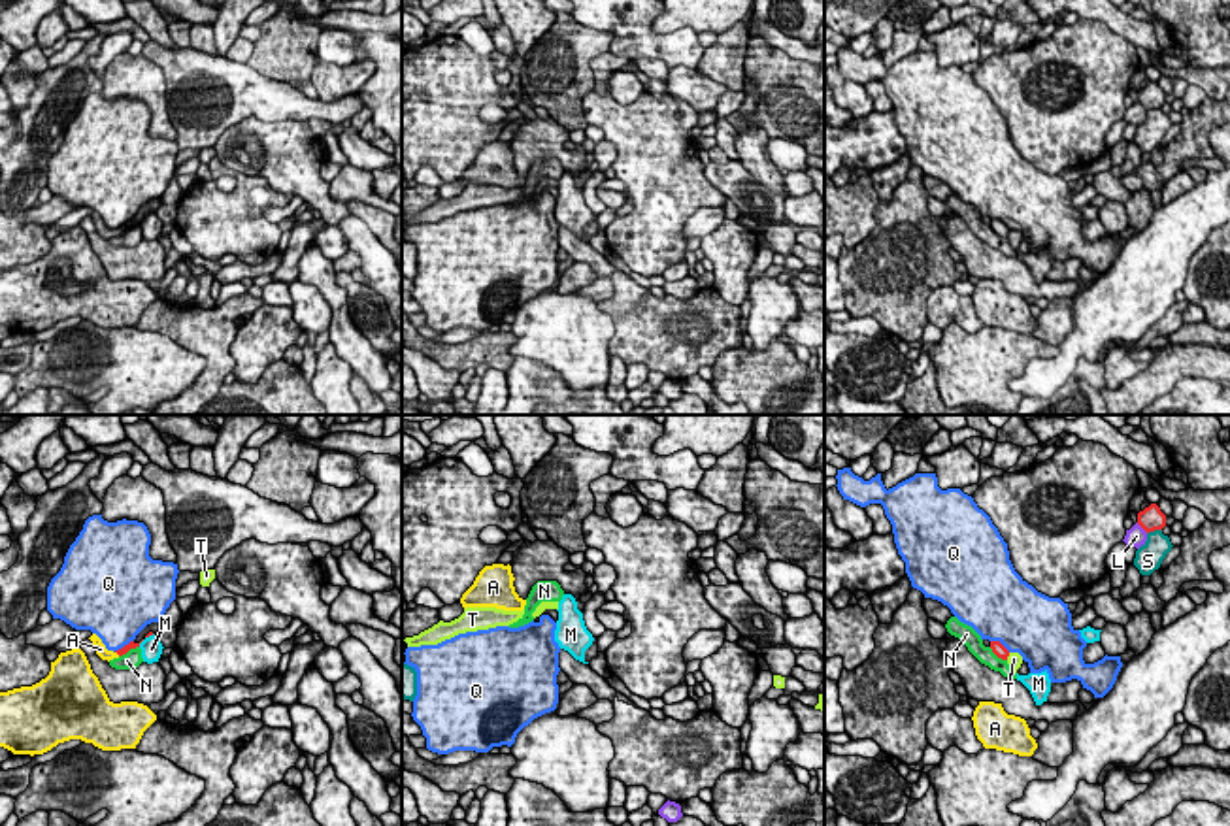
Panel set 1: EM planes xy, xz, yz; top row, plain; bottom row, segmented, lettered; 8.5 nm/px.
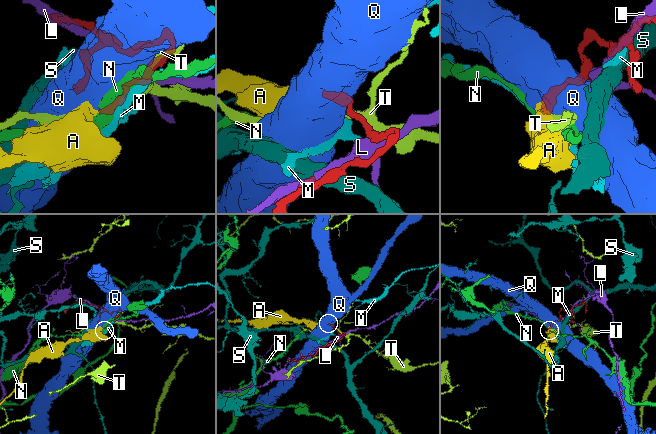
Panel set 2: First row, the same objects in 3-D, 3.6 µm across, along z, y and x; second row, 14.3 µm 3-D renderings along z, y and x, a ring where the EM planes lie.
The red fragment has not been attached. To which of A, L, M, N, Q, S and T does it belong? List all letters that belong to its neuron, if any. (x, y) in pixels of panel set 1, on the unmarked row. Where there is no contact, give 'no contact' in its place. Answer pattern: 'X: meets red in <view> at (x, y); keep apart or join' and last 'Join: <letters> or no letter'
A: meets red in xy at (117, 231); join
L: meets red in yz at (1142, 104); keep apart
M: meets red in xy at (146, 214); keep apart
N: meets red in yz at (998, 234); keep apart
Q: meets red in yz at (1000, 221); keep apart
S: meets red in yz at (1153, 108); keep apart
T: meets red in yz at (1008, 232); keep apart
Join: A

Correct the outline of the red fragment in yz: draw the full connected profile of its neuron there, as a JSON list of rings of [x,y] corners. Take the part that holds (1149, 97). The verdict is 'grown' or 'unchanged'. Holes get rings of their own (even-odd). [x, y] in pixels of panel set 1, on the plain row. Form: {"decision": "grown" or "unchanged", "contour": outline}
{"decision": "unchanged", "contour": [[[1151,81],[1149,85],[1138,91],[1138,102],[1147,111],[1155,107],[1162,107],[1166,104],[1166,92],[1160,89],[1156,81]]]}

